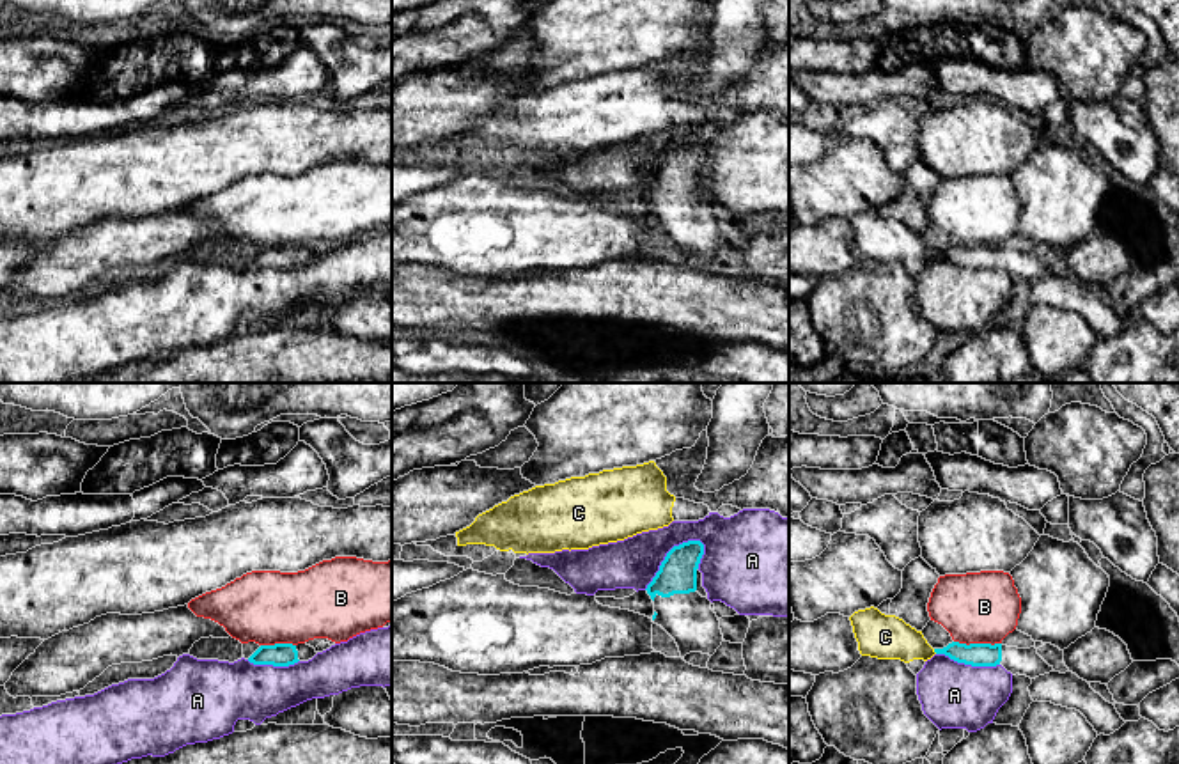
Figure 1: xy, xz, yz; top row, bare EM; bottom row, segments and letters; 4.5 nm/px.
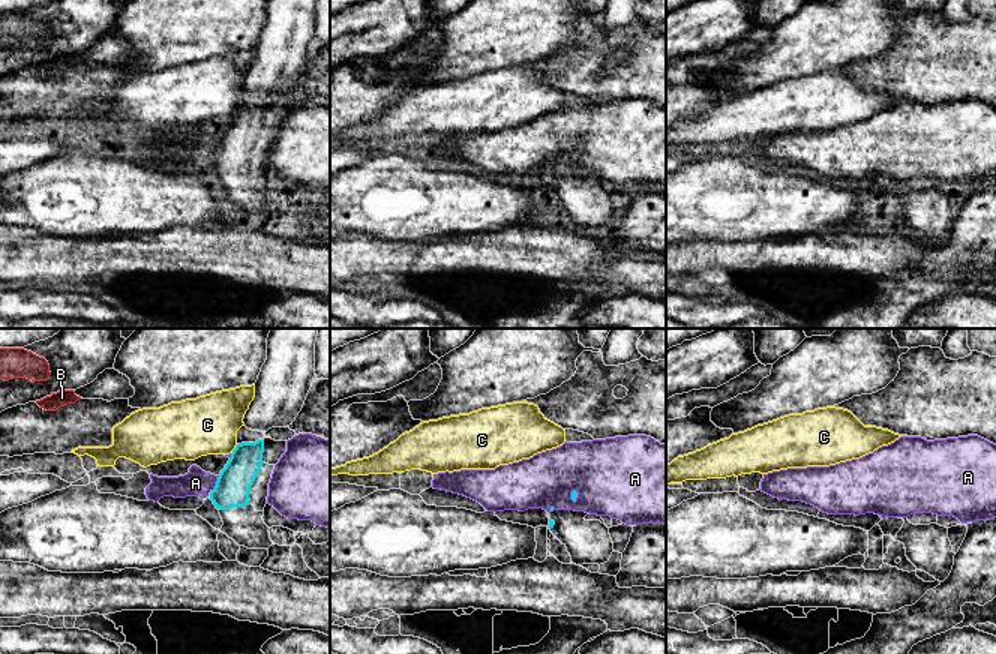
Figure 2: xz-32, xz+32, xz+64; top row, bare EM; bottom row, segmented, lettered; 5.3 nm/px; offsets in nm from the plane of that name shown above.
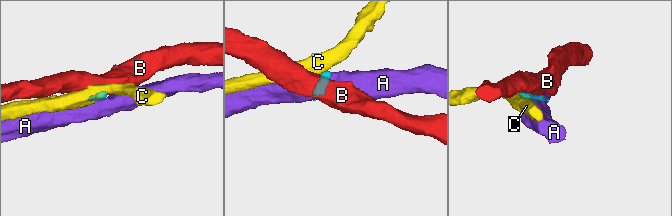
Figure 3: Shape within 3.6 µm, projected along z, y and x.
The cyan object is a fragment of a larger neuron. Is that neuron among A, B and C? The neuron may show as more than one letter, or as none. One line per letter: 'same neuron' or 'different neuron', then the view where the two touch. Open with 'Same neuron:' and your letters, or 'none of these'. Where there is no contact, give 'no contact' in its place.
Same neuron: none of these
A: different neuron; meets cyan in xz
B: different neuron; meets cyan in yz
C: different neuron; meets cyan in yz

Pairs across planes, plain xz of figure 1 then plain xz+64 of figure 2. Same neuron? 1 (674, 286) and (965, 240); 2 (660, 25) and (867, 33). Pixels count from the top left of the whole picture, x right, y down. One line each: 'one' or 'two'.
1: two
2: one

